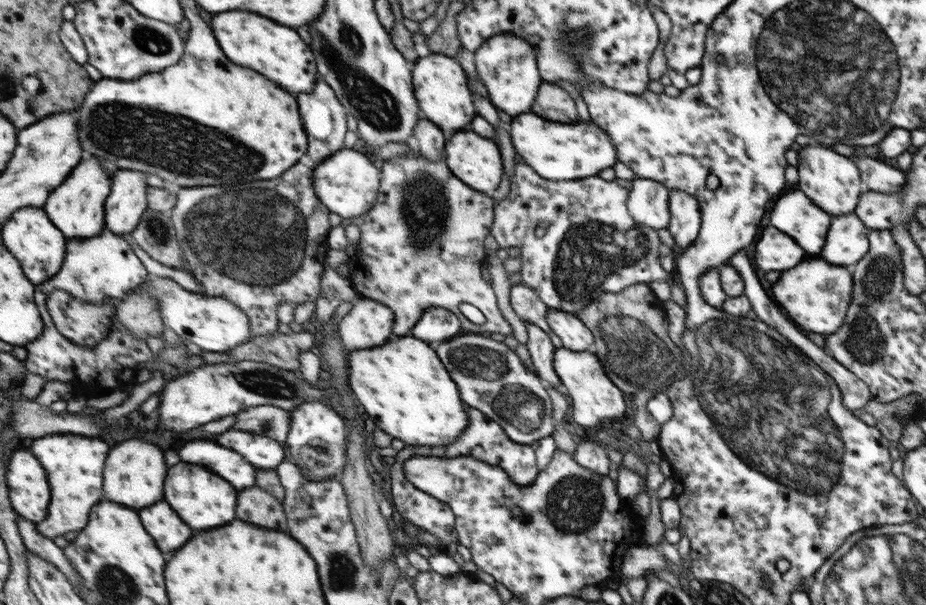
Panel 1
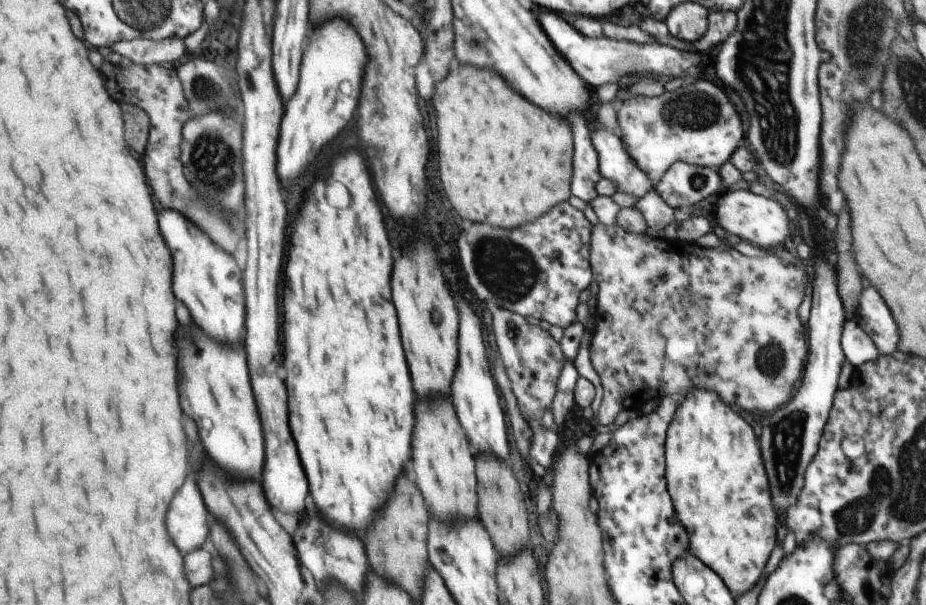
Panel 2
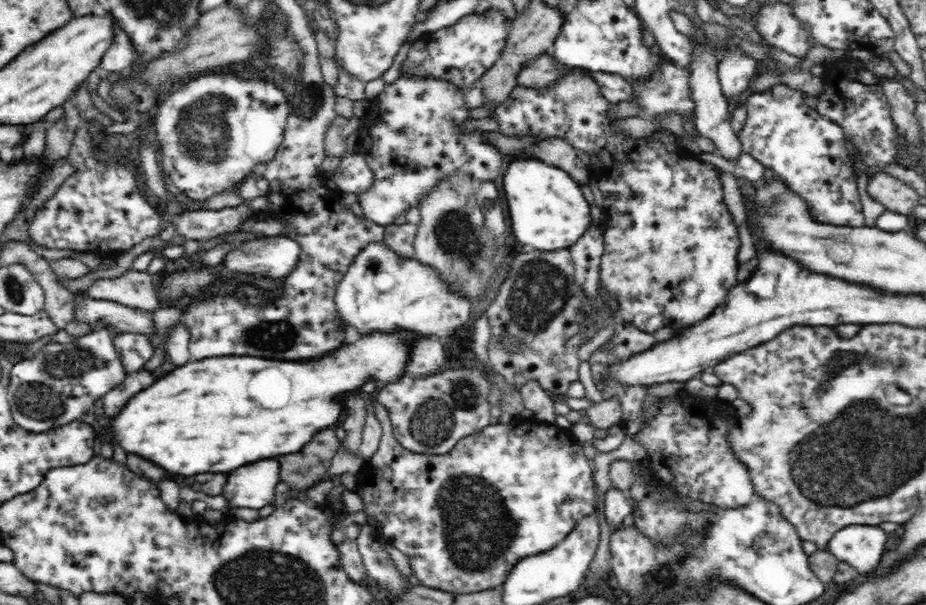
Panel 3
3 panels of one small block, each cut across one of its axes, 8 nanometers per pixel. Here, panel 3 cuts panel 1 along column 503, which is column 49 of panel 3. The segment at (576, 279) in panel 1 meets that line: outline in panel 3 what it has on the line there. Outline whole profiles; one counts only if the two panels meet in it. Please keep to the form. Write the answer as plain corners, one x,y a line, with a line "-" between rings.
86,128
76,130
70,154
66,156
74,172
58,186
58,192
54,192
52,198
40,204
40,210
28,222
26,230
38,246
94,252
102,258
116,258
118,254
132,250
148,236
158,238
160,232
168,226
176,228
176,234
184,236
190,242
208,242
220,236
236,234
244,222
256,218
256,214
246,206
164,214
158,206
144,200
132,168
126,162
116,164
110,162
104,154
94,154
90,138
92,136
86,132

